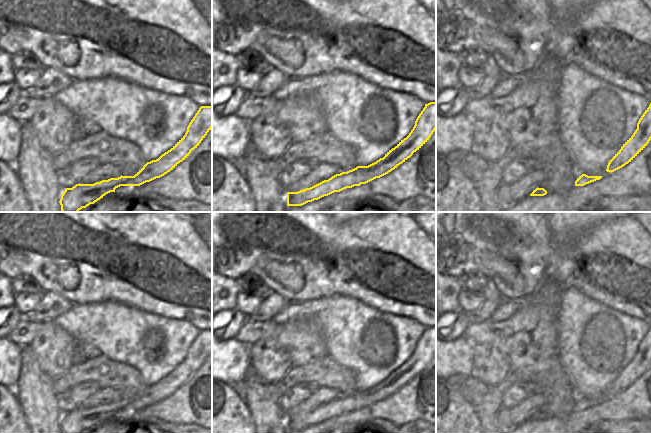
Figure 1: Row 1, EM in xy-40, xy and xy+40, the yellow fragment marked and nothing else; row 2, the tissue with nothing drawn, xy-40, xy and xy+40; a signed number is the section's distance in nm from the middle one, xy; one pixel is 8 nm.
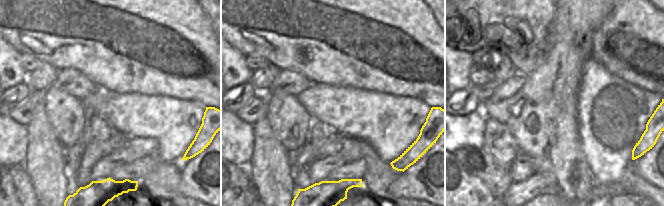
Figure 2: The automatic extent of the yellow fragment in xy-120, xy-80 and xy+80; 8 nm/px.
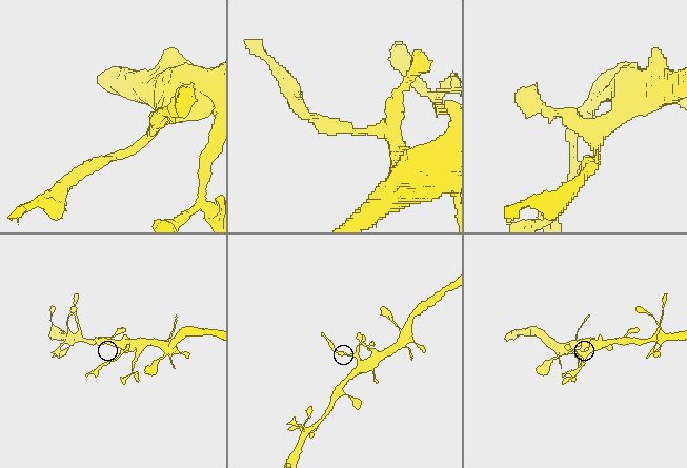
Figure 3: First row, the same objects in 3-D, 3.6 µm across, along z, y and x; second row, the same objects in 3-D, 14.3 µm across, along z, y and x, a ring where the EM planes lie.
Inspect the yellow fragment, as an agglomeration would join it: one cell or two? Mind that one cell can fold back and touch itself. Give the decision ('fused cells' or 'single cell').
fused cells

